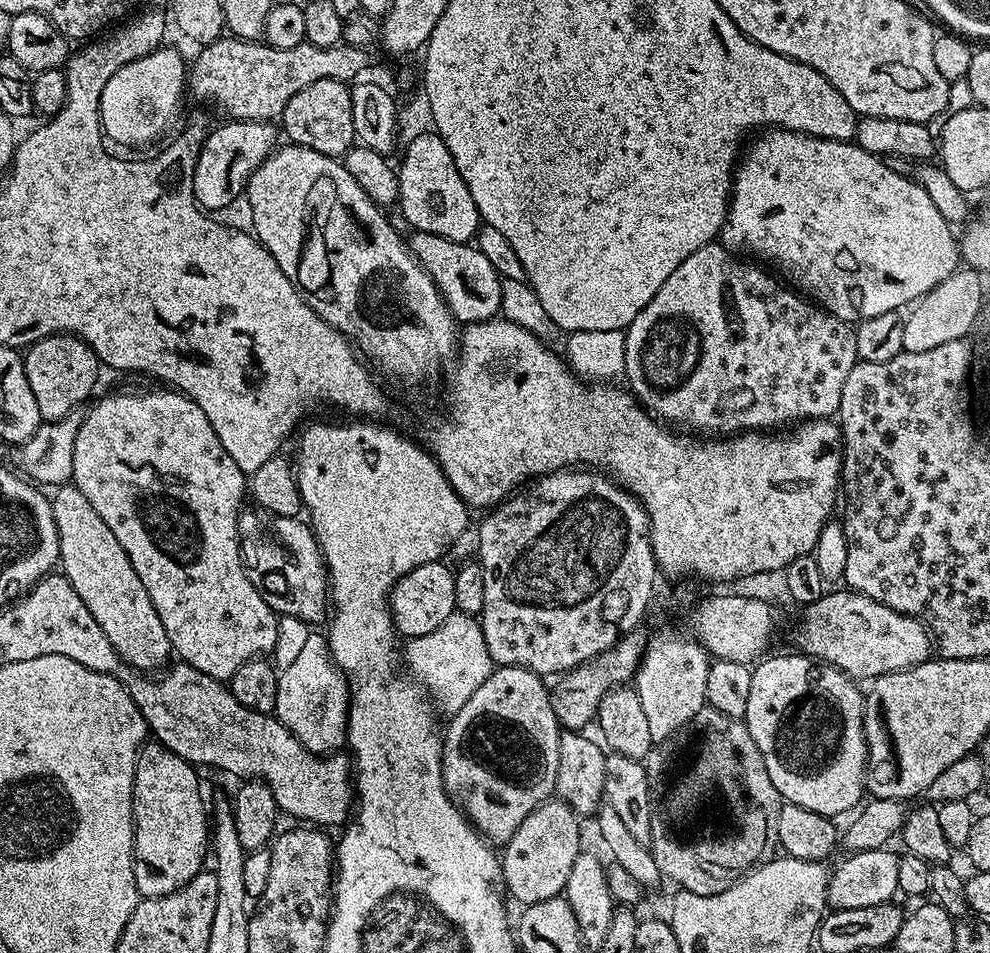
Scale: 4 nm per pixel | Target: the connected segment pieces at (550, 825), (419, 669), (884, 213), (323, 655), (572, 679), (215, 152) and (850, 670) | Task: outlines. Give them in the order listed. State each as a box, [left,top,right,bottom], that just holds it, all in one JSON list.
[[500,798,582,906],[402,613,494,718],[718,128,962,322],[275,630,350,754],[551,630,646,730],[192,120,278,210],[796,591,934,682]]

